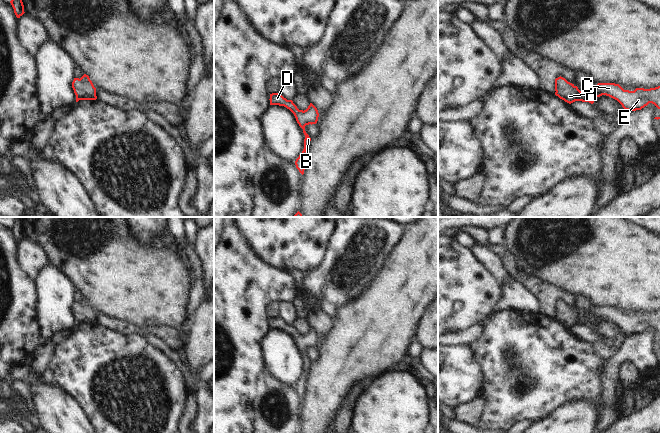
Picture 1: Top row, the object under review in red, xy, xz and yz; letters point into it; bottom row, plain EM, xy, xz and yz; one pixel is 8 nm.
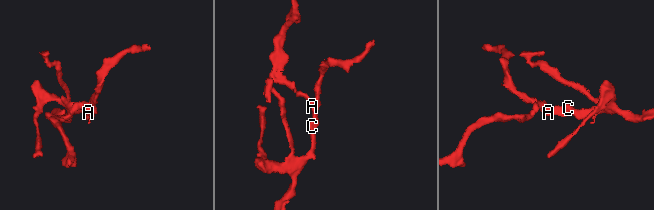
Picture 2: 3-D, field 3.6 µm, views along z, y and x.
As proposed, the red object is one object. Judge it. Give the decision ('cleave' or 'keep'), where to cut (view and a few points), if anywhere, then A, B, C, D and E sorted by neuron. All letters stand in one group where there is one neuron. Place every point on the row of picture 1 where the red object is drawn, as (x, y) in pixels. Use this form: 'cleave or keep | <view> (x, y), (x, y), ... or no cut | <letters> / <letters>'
keep | no cut | A B C D E

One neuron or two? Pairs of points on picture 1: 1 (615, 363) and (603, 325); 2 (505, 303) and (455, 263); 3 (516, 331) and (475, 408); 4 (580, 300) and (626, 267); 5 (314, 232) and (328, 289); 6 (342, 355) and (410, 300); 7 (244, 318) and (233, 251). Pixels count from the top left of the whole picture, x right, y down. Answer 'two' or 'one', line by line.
1: two
2: two
3: two
4: two
5: two
6: one
7: one

